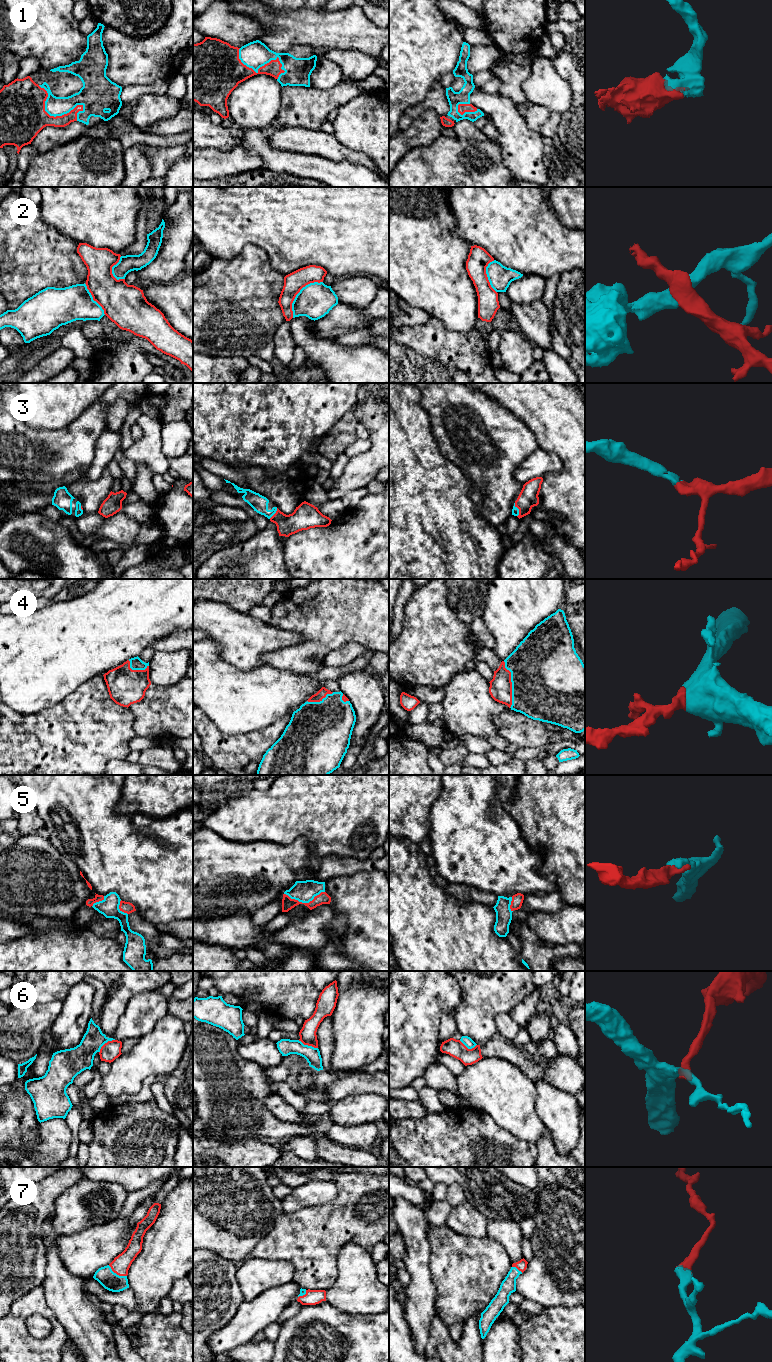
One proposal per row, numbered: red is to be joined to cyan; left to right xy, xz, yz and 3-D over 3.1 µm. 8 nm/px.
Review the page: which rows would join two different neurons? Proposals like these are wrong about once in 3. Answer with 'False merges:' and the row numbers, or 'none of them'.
False merges: 2, 6

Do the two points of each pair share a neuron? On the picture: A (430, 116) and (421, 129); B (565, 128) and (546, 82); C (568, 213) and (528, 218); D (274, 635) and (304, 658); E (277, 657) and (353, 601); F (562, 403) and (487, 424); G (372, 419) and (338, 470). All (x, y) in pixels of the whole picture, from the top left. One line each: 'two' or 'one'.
A: one
B: two
C: two
D: two
E: one
F: two
G: two

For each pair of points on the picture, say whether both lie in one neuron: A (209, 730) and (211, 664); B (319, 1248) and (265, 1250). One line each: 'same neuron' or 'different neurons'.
A: different neurons
B: same neuron

